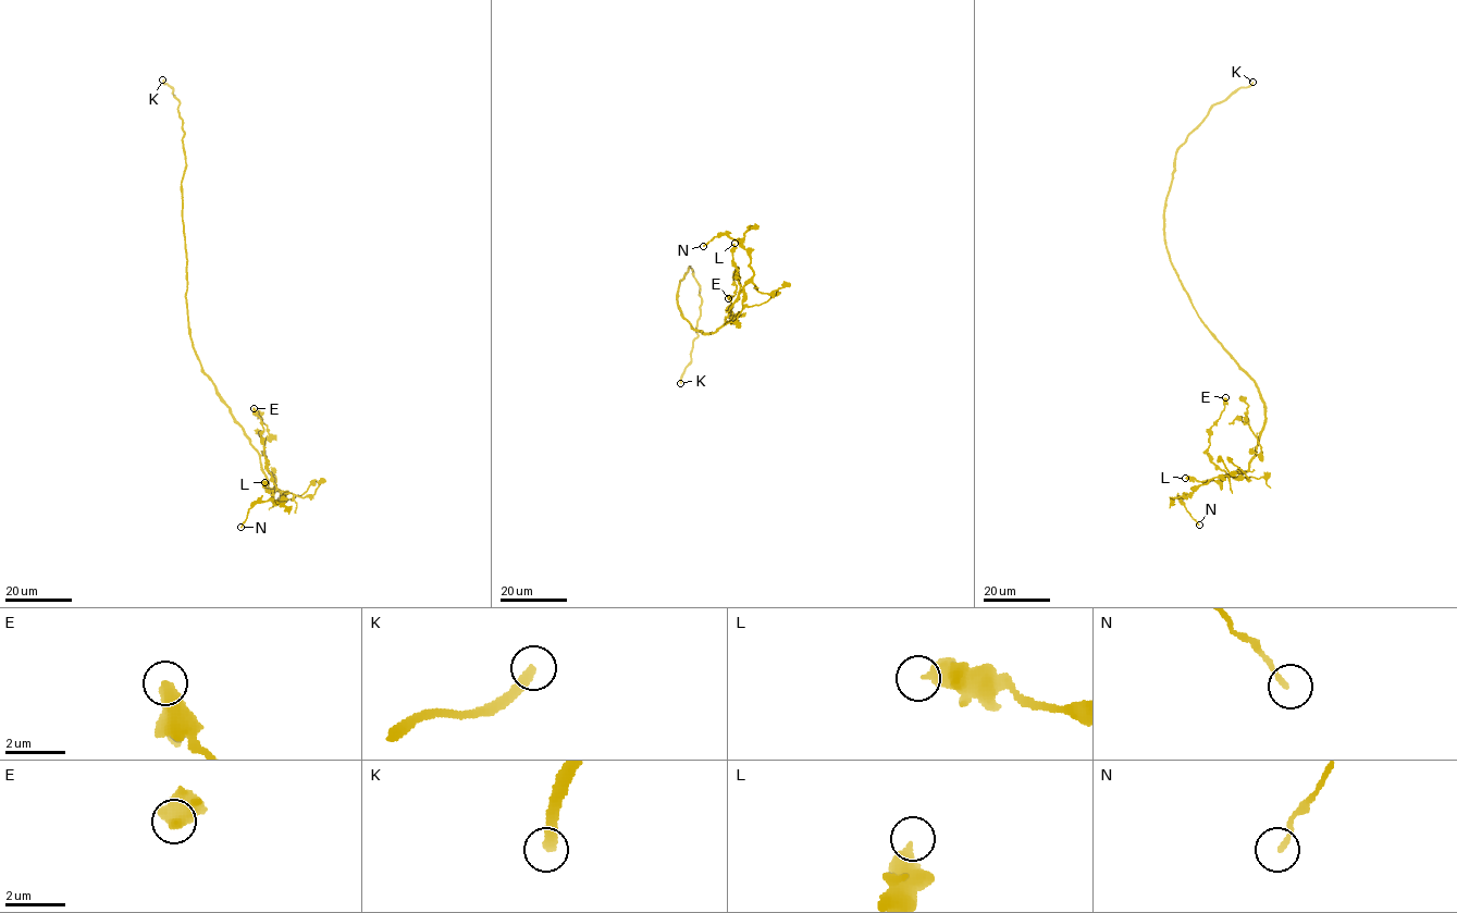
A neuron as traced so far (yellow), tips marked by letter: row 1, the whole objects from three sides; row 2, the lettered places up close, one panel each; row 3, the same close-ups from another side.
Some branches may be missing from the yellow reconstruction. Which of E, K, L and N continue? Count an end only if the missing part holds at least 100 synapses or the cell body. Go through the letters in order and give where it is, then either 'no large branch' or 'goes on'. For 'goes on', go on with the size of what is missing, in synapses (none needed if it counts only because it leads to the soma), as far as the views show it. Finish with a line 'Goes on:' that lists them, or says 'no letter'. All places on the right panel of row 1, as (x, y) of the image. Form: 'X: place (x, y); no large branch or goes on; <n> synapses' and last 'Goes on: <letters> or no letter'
E: place (1225, 397); no large branch
K: place (1252, 82); goes on; 550 synapses
L: place (1185, 478); no large branch
N: place (1199, 525); no large branch
Goes on: K

